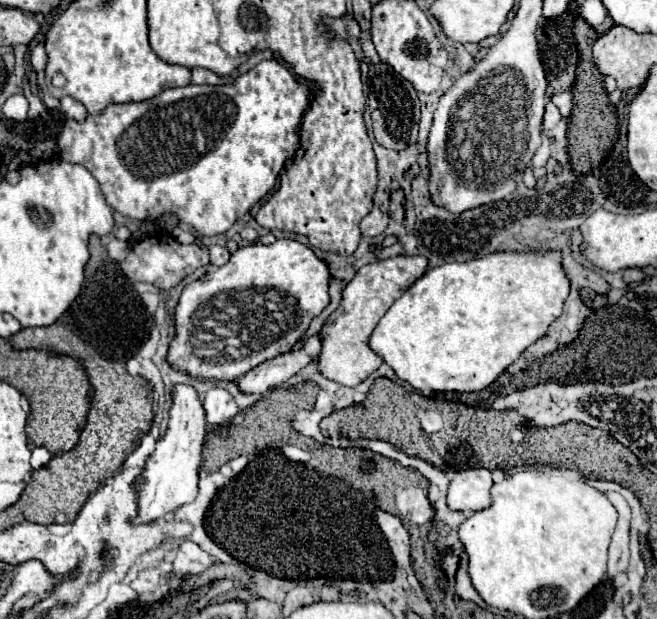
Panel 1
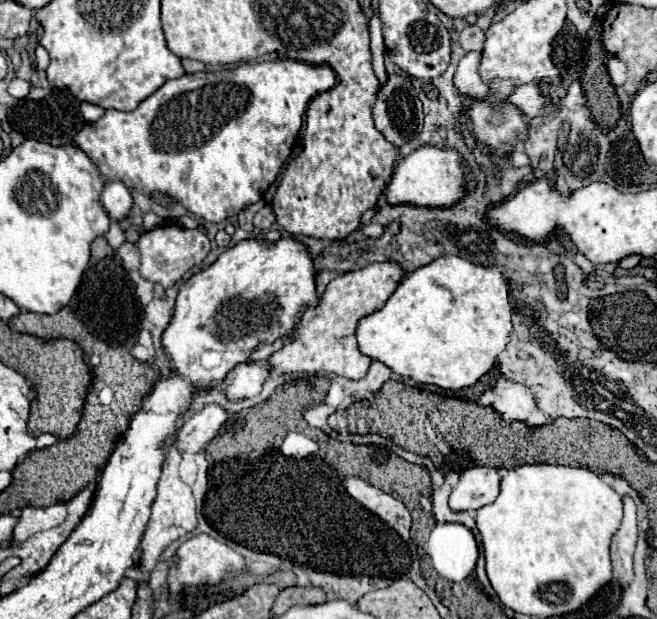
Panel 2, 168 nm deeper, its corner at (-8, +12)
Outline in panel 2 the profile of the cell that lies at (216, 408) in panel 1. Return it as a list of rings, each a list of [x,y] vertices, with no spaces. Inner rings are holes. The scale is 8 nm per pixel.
[[[206,406],[202,412],[186,420],[184,426],[174,434],[174,448],[180,456],[200,452],[216,436],[218,428],[226,422],[226,418],[228,414],[220,406]]]

